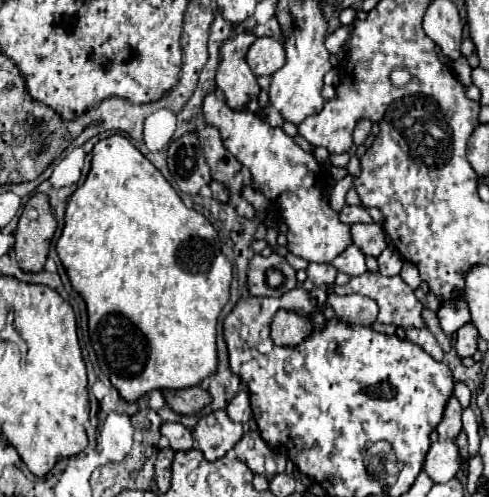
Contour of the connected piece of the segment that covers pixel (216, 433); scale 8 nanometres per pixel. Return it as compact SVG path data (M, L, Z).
M215 411L215 423L209 425L207 419L201 419L193 429L197 447L205 453L205 459L221 459L243 435L243 427L229 419L225 411Z

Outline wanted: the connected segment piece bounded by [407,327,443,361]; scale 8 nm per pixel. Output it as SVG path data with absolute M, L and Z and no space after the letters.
M409 329L407 331L407 341L419 345L423 351L427 351L435 361L441 361L443 359L443 351L437 343L437 339L429 333L429 329Z

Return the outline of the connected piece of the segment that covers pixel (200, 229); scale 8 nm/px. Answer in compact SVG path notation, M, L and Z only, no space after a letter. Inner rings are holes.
M119 133L101 139L93 147L93 159L91 159L91 171L81 187L71 195L67 213L65 213L65 227L57 241L57 255L67 271L67 277L71 281L71 287L81 293L87 305L89 313L89 335L93 351L97 353L97 361L101 371L111 379L111 385L121 393L123 399L135 403L143 395L155 391L155 389L187 389L199 385L205 377L215 375L217 371L217 319L225 303L229 301L229 285L231 285L231 263L223 255L217 231L213 225L195 209L187 209L185 203L179 199L177 191L169 185L169 181L159 173L159 169L139 153L131 145L131 141Z

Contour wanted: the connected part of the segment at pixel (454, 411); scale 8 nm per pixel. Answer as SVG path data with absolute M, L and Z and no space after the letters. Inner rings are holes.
M451 397L451 401L445 407L443 421L437 427L437 433L439 433L441 441L457 439L457 435L461 433L461 411L463 411L463 407L459 405L457 397Z

